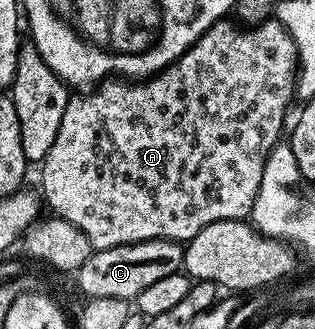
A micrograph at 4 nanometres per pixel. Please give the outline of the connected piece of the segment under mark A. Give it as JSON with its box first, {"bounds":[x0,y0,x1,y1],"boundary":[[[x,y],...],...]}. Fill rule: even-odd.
{"bounds":[41,17,298,251],"boundary":[[[227,17],[218,19],[212,27],[205,29],[201,38],[184,55],[177,57],[177,61],[173,61],[156,75],[143,77],[138,81],[124,81],[119,77],[111,77],[86,93],[75,93],[68,98],[65,117],[61,117],[61,129],[57,129],[53,146],[49,148],[49,153],[43,158],[41,164],[42,202],[46,206],[47,203],[51,206],[52,216],[69,221],[69,225],[77,225],[77,229],[81,229],[81,233],[89,237],[92,248],[97,251],[150,239],[186,241],[201,233],[205,225],[213,225],[213,221],[246,220],[250,216],[252,205],[255,204],[265,161],[275,144],[280,142],[282,135],[279,134],[282,131],[284,134],[285,124],[288,122],[287,110],[291,107],[291,98],[294,100],[297,95],[298,77],[297,45],[285,29],[285,25],[278,19],[274,17],[266,19],[255,27],[240,25]]]}

